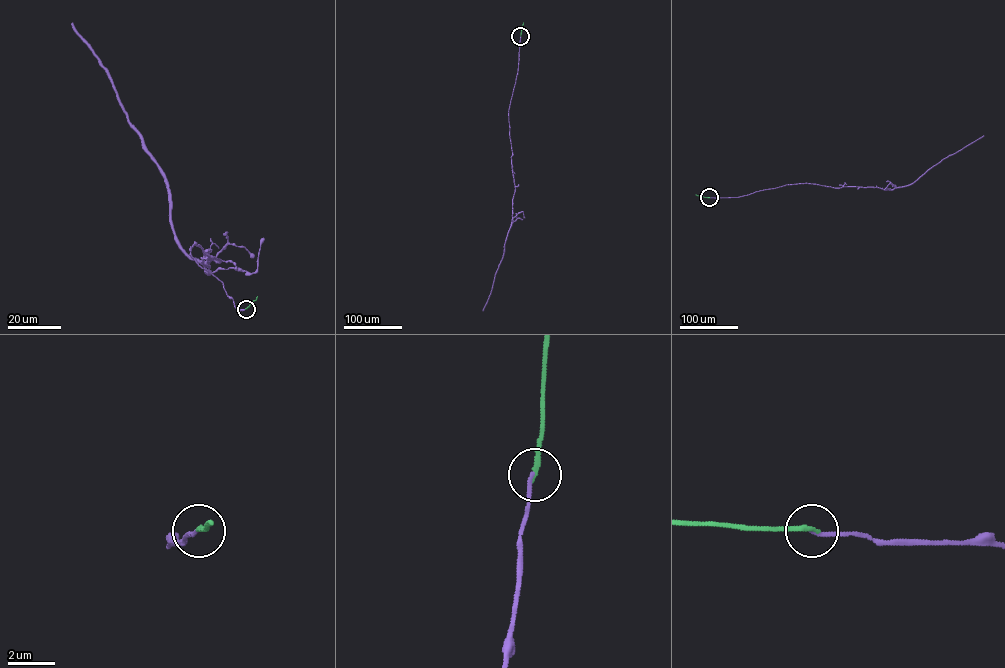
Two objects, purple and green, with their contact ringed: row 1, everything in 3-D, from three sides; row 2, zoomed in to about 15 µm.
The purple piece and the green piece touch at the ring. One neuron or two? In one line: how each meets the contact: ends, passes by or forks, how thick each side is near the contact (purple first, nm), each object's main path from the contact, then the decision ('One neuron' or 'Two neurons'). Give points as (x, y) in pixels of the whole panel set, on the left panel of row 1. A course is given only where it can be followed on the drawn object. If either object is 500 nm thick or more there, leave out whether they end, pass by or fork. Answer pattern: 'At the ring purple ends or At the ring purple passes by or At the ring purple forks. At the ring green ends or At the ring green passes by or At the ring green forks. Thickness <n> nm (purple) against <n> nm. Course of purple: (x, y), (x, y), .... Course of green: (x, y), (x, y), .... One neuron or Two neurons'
At the ring purple ends. At the ring green ends. Thickness 160 nm (purple) against 240 nm. Course of purple: (246, 308), (189, 250), (220, 260), (207, 273), (179, 246), (160, 170), (71, 23). Course of green: (246, 308), (257, 296). One neuron

